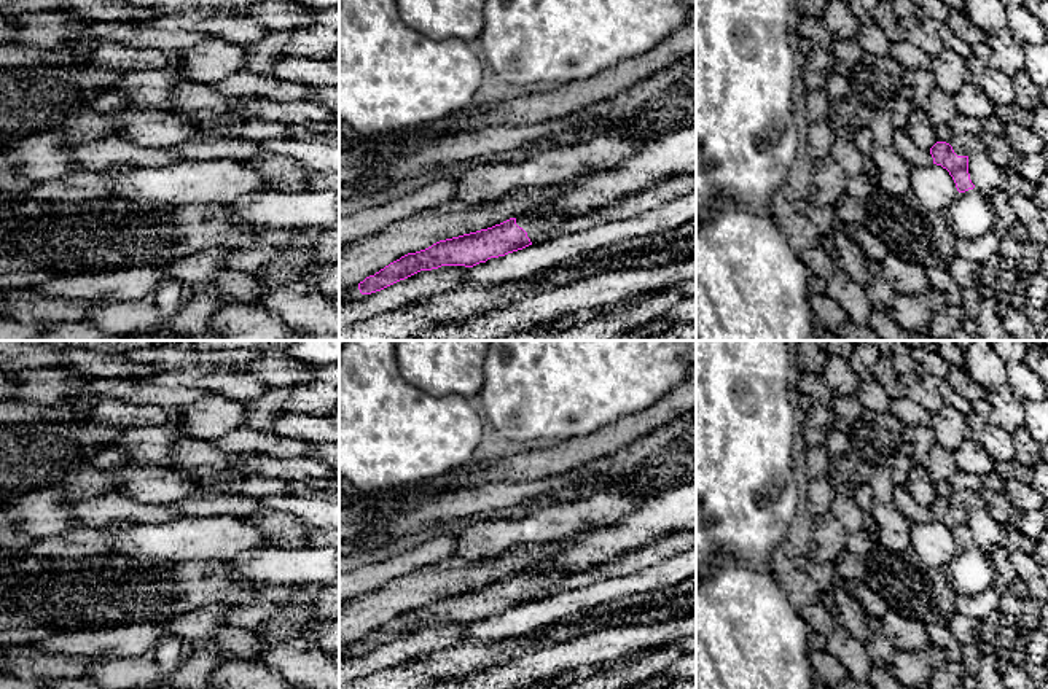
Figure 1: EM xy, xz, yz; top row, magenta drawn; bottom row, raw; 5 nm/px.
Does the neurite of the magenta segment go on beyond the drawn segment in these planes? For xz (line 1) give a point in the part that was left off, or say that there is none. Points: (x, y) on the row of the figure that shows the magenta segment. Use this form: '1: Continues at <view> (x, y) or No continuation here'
1: Continues at xz (534, 225)

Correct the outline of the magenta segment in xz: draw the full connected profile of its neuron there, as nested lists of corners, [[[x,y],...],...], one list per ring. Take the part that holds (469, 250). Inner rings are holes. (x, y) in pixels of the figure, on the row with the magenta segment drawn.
[[[526,215],[487,229],[440,240],[425,250],[401,256],[374,275],[366,277],[358,283],[358,290],[362,294],[371,294],[420,271],[441,266],[473,267],[491,258],[522,250],[532,245],[532,239],[564,226],[569,220],[567,215]]]

